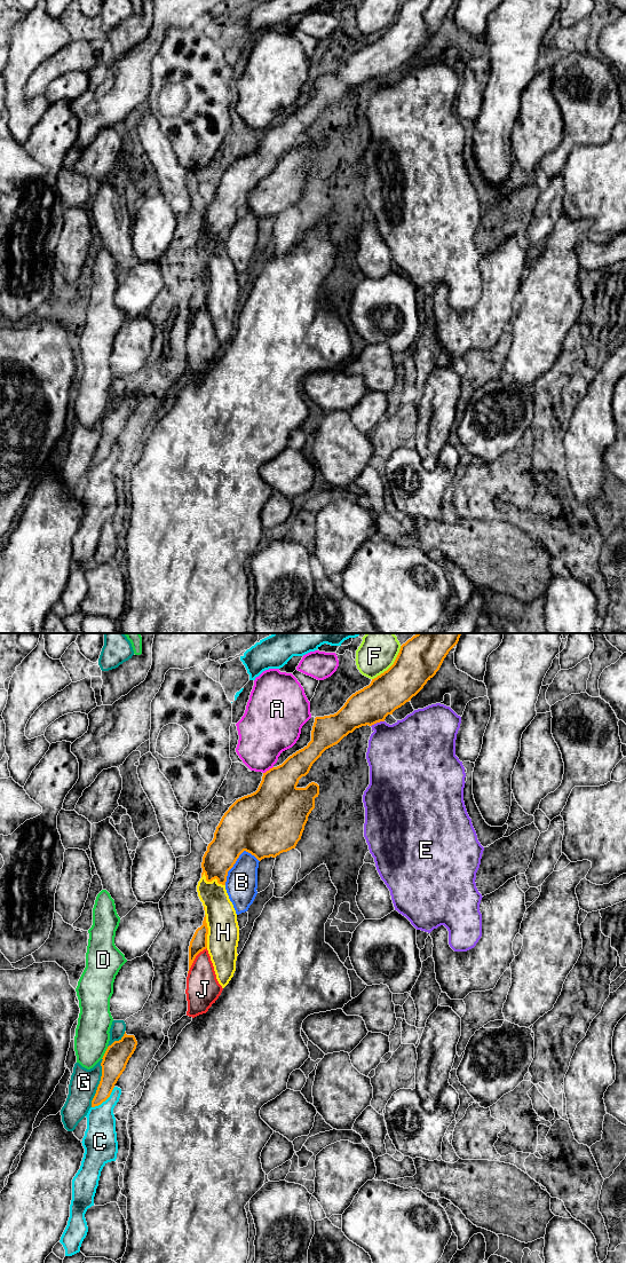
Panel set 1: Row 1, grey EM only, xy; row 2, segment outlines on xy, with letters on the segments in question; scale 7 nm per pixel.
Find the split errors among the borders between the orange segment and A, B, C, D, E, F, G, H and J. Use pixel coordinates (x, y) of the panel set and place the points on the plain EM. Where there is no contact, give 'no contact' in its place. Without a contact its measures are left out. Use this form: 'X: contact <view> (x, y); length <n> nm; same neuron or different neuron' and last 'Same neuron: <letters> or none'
A: contact xy (269, 128); length 90 nm; different neuron
B: contact xy (236, 219); length 300 nm; different neuron
C: contact xy (104, 459); length 220 nm; different neuron
D: contact xy (105, 411); length 100 nm; different neuron
E: contact xy (377, 80); length 100 nm; different neuron
F: contact xy (391, 24); length 320 nm; different neuron
G: contact xy (100, 441); length 360 nm; different neuron
H: contact xy (213, 237); length 180 nm; different neuron
J: contact xy (193, 318); length 240 nm; different neuron
Same neuron: none

